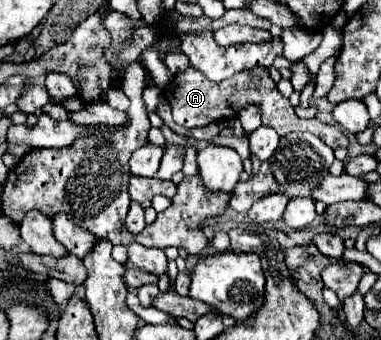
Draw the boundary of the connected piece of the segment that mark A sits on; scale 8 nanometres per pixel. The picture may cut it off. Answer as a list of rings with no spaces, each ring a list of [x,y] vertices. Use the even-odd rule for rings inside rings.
[[[190,67],[186,71],[176,73],[174,81],[170,83],[170,87],[166,89],[164,95],[172,105],[174,121],[178,125],[184,125],[184,127],[190,127],[190,129],[234,119],[240,113],[240,109],[256,105],[262,111],[262,125],[268,125],[268,127],[276,129],[276,133],[280,133],[282,137],[292,133],[292,131],[310,131],[316,137],[320,137],[332,149],[348,147],[348,139],[338,125],[322,123],[316,117],[312,117],[312,119],[298,117],[294,113],[294,107],[290,105],[290,101],[276,89],[276,83],[270,79],[268,69],[264,69],[264,67],[252,67],[252,69],[240,71],[234,77],[230,77],[228,81],[222,81],[222,83],[210,83],[200,71]]]

